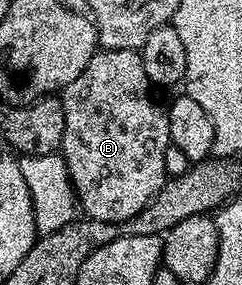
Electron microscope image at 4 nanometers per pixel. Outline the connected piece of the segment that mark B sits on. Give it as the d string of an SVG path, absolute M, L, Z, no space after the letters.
M99 49L88 61L84 73L62 88L64 105L64 137L60 154L67 165L69 186L74 186L77 206L83 216L96 221L122 223L148 206L156 193L166 184L164 153L170 148L166 111L150 96L152 84L144 73L144 61L138 51L128 49Z

